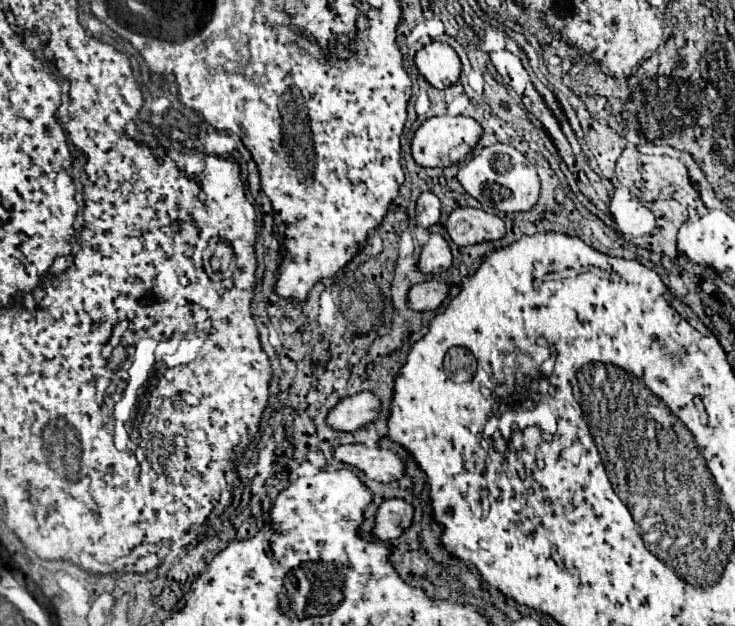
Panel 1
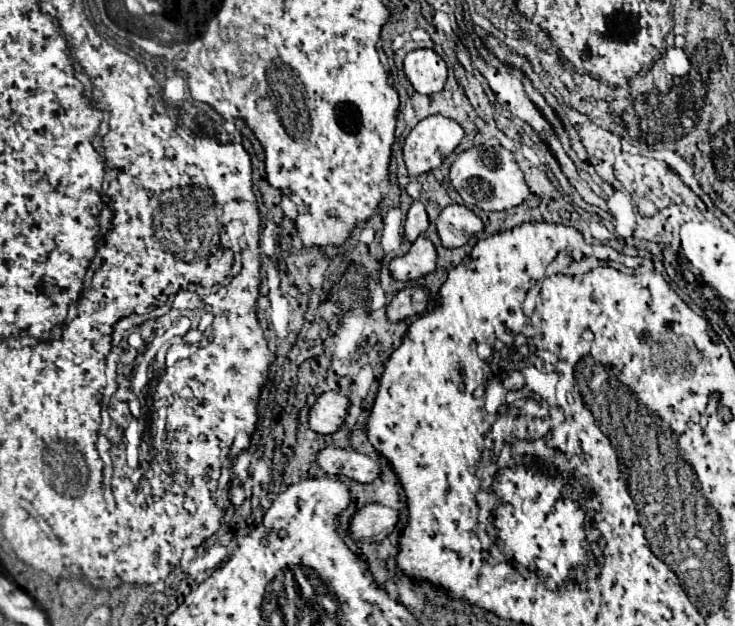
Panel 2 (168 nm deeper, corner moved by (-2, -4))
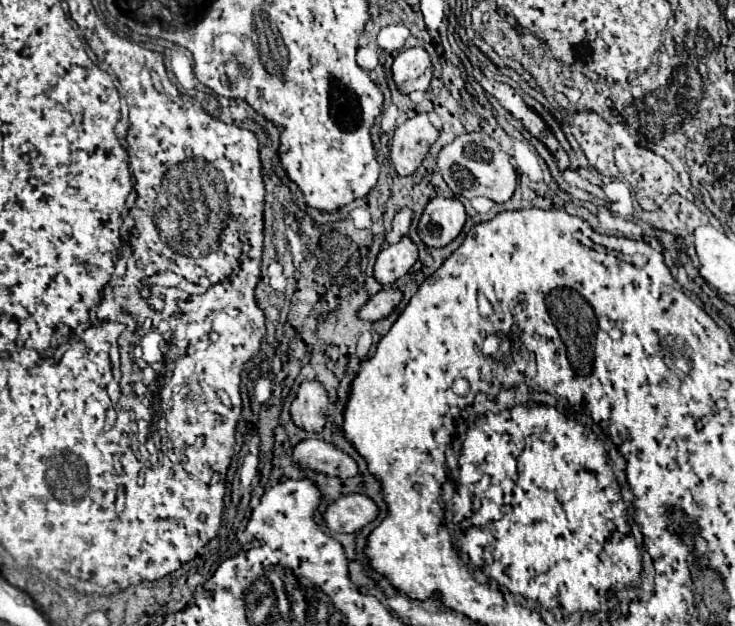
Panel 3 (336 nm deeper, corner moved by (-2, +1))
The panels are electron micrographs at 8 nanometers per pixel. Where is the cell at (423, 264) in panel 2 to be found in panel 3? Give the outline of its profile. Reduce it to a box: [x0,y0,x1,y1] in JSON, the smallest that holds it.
[374,237,418,287]

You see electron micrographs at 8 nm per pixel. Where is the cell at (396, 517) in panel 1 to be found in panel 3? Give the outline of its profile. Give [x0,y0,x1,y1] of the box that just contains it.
[324,493,376,533]

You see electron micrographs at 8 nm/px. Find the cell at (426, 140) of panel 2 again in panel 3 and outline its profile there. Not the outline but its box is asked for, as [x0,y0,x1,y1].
[392,113,438,175]

